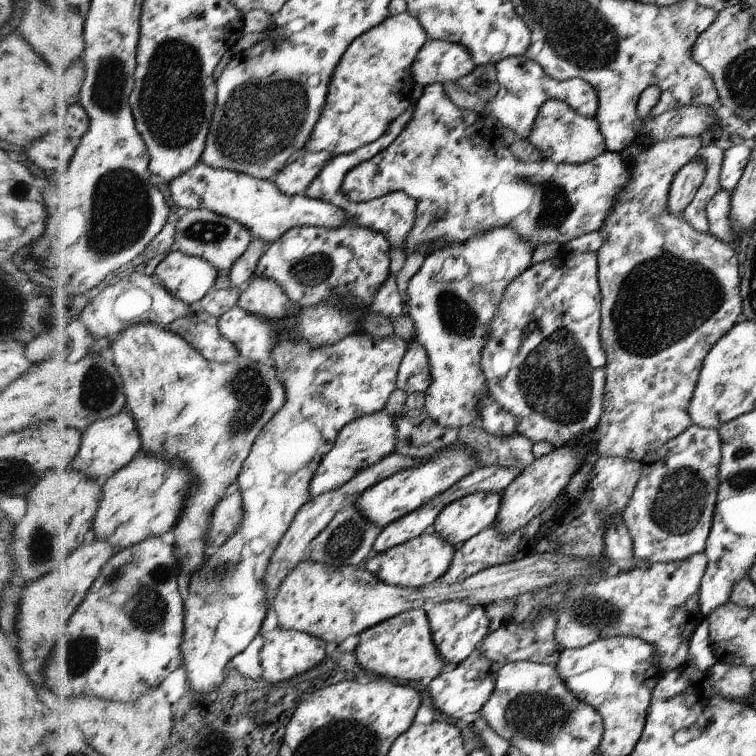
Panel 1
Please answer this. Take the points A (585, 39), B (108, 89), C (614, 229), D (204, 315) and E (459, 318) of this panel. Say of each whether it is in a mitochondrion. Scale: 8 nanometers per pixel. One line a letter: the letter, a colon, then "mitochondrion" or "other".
A: mitochondrion
B: mitochondrion
C: other
D: other
E: mitochondrion

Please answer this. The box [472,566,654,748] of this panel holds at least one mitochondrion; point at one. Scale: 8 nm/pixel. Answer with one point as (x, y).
(541, 718)

